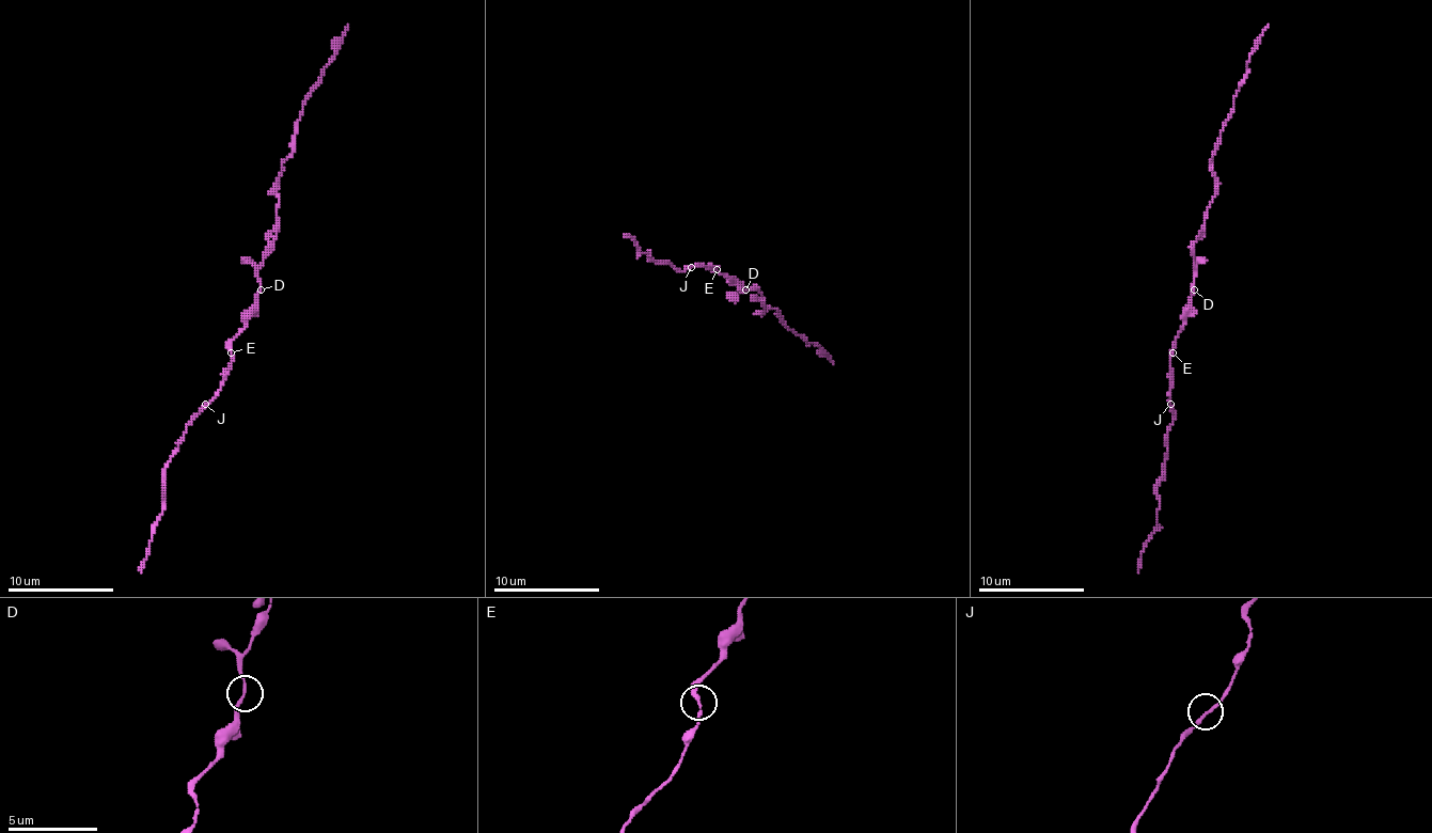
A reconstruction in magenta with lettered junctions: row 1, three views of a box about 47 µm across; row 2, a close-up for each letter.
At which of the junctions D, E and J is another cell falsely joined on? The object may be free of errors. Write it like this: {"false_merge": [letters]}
{"false_merge": ["J"]}

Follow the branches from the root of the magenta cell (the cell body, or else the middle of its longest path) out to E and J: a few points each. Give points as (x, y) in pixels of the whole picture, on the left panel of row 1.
E: (255, 297), (255, 313), (231, 342), (231, 352)
J: (255, 297), (255, 313), (231, 342), (231, 368), (221, 390), (205, 403)

